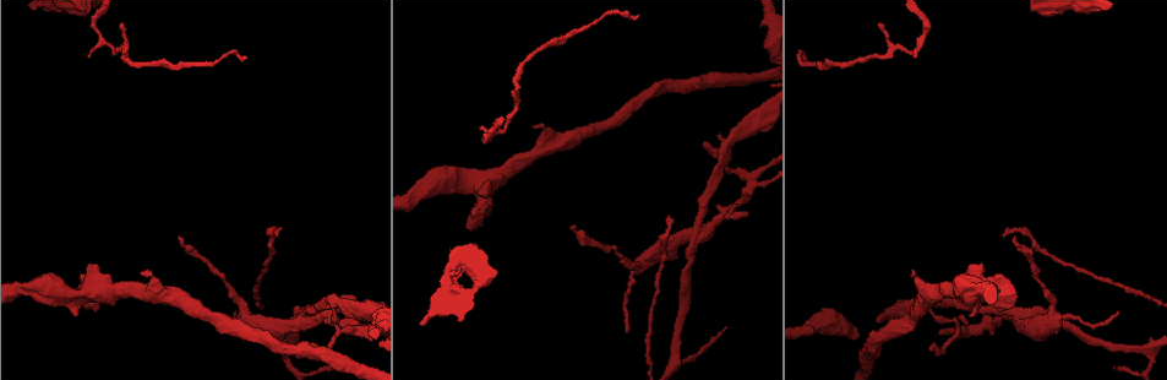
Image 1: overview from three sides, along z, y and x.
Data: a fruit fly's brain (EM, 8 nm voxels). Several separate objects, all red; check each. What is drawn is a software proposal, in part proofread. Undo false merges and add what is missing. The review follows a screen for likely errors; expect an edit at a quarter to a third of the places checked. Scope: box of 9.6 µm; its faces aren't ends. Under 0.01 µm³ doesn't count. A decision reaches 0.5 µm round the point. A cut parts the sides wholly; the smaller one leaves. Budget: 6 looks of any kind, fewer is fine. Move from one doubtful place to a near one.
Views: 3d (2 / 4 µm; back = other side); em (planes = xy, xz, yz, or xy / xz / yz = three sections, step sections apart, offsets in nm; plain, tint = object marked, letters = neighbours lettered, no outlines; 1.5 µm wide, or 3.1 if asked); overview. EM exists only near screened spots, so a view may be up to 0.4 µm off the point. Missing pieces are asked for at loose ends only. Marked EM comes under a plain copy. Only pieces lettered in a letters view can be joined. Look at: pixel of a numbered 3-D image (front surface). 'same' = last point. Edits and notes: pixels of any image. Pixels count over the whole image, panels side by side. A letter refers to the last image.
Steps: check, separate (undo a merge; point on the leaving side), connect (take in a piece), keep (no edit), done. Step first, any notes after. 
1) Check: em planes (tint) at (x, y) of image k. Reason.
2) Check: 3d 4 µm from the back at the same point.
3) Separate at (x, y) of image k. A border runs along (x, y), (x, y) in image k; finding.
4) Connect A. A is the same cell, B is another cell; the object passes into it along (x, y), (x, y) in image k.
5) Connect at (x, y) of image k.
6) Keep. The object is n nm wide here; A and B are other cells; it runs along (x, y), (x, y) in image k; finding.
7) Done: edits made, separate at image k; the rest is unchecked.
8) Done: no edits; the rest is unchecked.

Check: 3d 2 µm at (122, 22) of image 1. Free end.

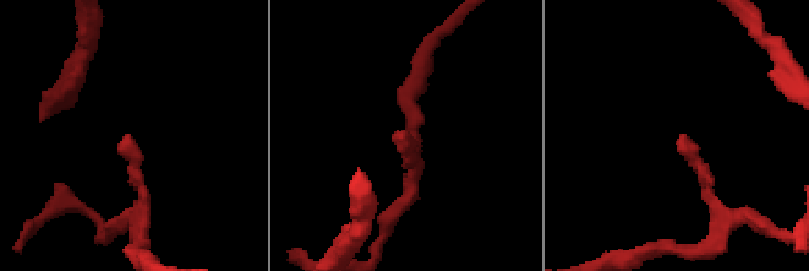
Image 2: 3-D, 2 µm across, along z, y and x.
Check: em planes (letters) at (683, 136) of image 2.

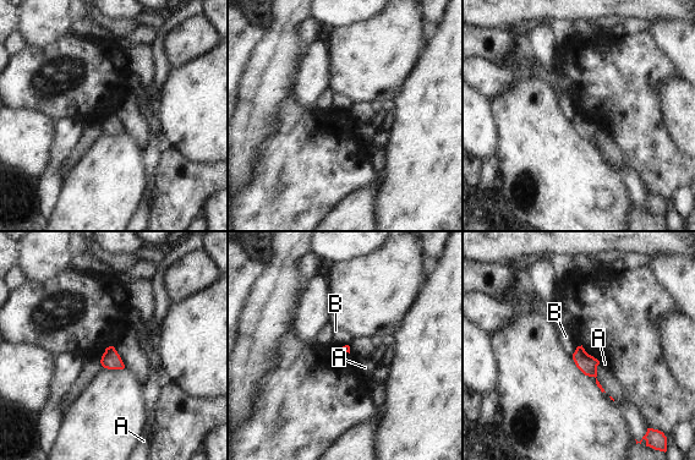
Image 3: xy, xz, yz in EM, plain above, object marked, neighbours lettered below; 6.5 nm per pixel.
Keep. A and B are other cells; a border runs along (578, 346), (572, 355) in image 3; none of them fits.

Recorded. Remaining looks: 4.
Check: 3d 4 µm at (957, 331) of image 1. Abrupt turn.

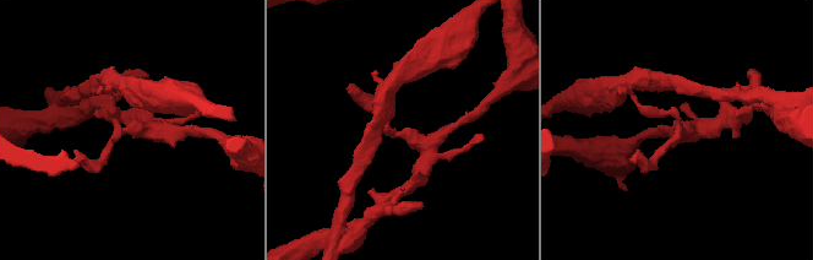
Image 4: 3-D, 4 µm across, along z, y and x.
Check: em planes (letters) at (678, 128) of image 4. 4 arms meet here; need the tissue.

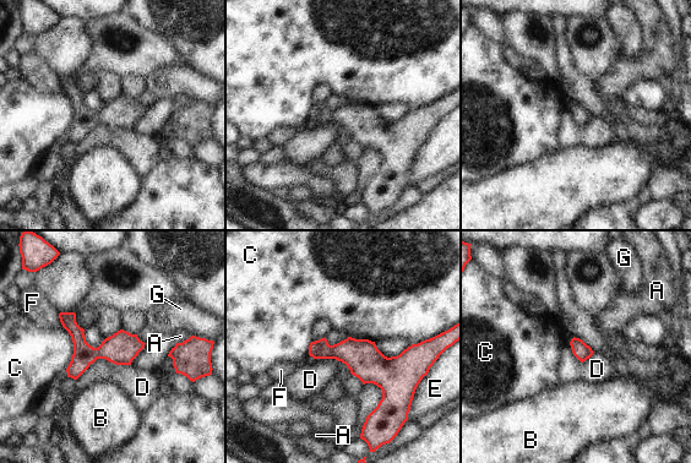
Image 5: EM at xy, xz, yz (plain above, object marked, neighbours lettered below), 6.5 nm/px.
Keep. The object is 110 nm wide here; A, B, C, D, E, F and G are other cells; it runs along (311, 348), (368, 364), (417, 354) in image 5; all the same neuron.

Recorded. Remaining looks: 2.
Check: em planes (tint) at (546, 147) of image 1.

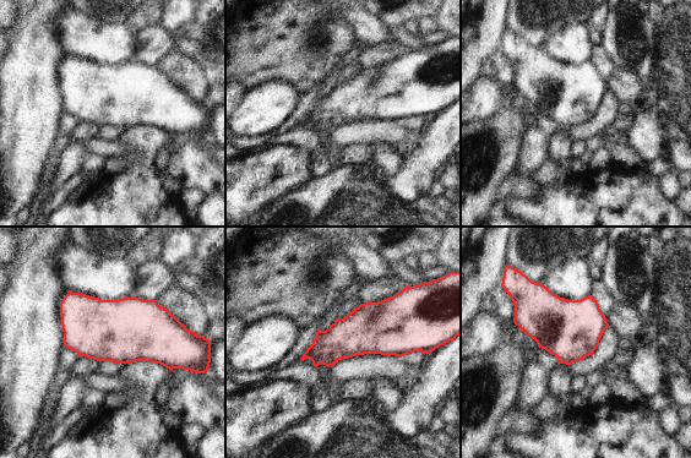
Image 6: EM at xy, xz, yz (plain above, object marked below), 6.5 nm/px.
Check: em planes (letters) at the same point. See the neighbours.

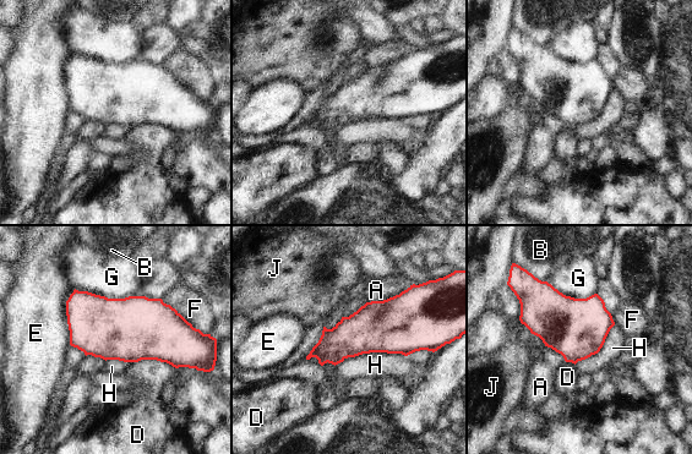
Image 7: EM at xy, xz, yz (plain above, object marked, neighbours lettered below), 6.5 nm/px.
Keep. The object is 260 nm wide here; A, B, D, E, F, G, H and J are other cells; a border runs along (406, 355), (363, 353), (334, 365) in image 7; one neuron here.

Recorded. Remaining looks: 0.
Done: no edits; the rest is unchecked.

